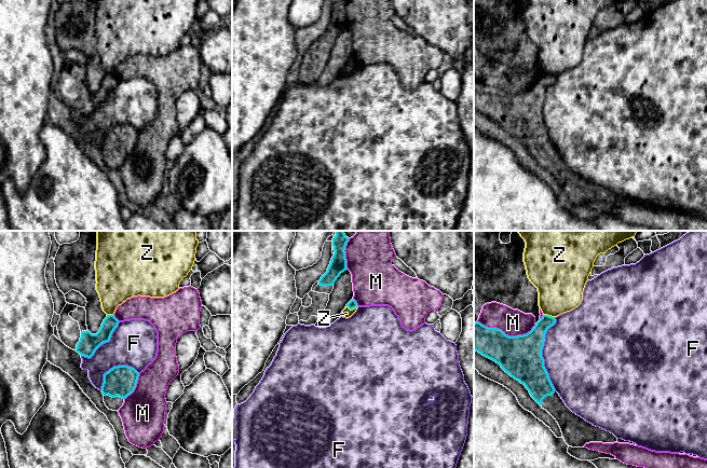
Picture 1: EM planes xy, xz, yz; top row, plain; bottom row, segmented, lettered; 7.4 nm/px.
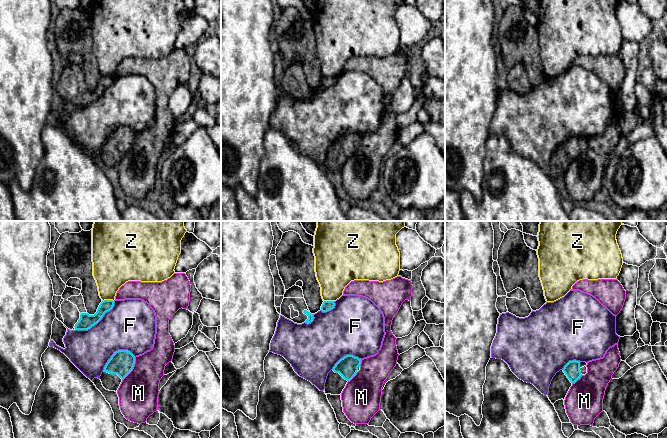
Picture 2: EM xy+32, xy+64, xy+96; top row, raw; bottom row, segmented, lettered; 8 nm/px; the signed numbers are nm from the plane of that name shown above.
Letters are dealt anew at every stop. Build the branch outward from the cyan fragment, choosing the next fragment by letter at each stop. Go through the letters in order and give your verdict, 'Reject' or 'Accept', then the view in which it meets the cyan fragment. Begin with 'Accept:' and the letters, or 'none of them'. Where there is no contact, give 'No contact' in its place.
Accept: none of them
F: Reject. Touches cyan in yz
M: Reject. Touches cyan in yz
Z: Reject. Touches cyan in xz

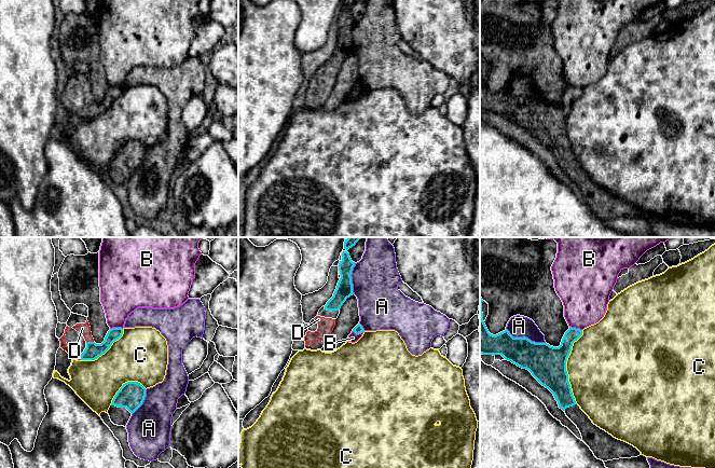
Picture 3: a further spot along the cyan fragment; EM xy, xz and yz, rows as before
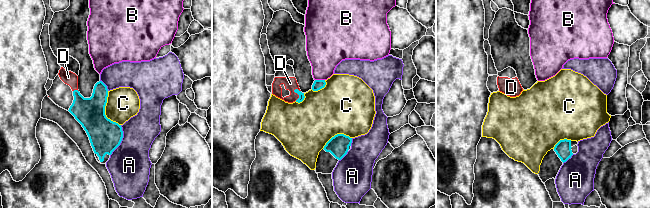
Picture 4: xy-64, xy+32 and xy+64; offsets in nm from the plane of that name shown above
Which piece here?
Accept: D
A: Reject. Touches cyan in yz
B: Reject. Touches cyan in xy
C: Reject. Touches cyan in yz
D: Accept. Touches cyan in xy

